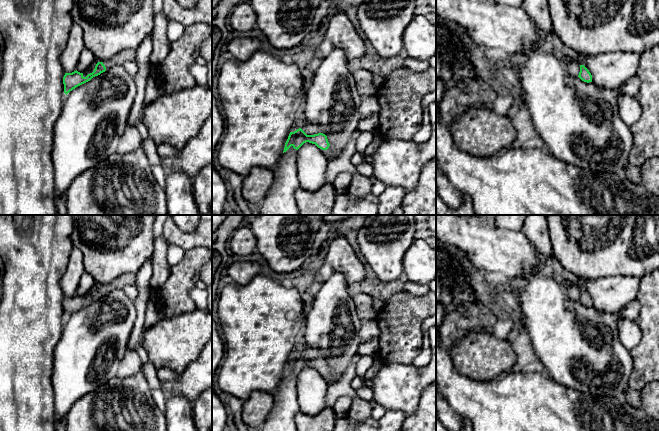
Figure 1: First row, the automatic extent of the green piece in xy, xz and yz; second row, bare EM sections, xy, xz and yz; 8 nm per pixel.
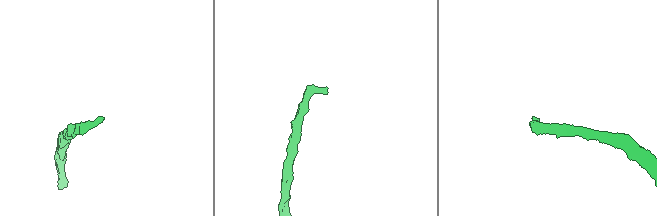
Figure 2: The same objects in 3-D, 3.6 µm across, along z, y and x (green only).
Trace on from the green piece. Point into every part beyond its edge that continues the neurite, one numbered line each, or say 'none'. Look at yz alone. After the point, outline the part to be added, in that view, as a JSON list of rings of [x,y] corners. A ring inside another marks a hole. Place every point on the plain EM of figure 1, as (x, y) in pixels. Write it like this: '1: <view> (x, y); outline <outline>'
1: yz (573, 291); outline [[[560,281],[560,282],[563,285],[563,287],[565,288],[570,299],[574,301],[578,301],[579,296],[580,296],[580,288],[573,284],[569,284],[565,281]]]

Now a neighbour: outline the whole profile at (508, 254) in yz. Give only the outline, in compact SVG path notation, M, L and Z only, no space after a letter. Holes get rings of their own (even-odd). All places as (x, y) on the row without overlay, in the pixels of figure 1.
M436 215L436 241L457 252L461 252L472 264L485 271L488 276L504 279L528 278L535 270L558 277L553 270L545 267L545 256L536 249L522 231L510 231L495 226L494 220L478 215Z

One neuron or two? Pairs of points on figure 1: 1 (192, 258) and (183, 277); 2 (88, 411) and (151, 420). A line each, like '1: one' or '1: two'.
1: one
2: one

